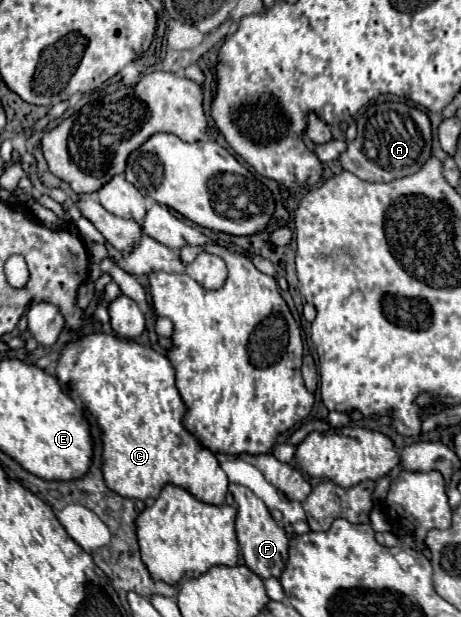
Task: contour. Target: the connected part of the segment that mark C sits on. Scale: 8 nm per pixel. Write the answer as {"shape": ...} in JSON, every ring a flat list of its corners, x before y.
{"shape":[[92,333,86,337,76,337,72,343,68,343,62,349,56,377,66,389,66,393,70,393,72,397,74,391,78,393,78,397,96,417,102,429,102,441,104,441,102,471,108,489,128,499,156,499,160,489,166,483,172,483,190,491,196,499,204,503,210,505,224,503,228,493,228,477,220,469,214,453,208,447,204,447,192,431,184,427,182,421,188,409,176,389,174,367,164,353,158,353,152,347,144,347,136,341,120,339,116,335]]}

